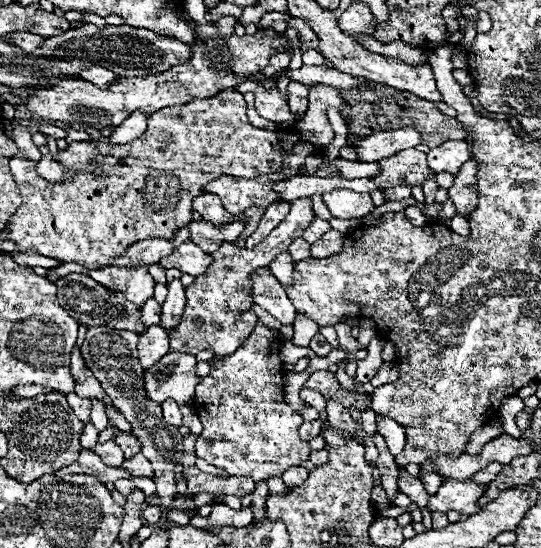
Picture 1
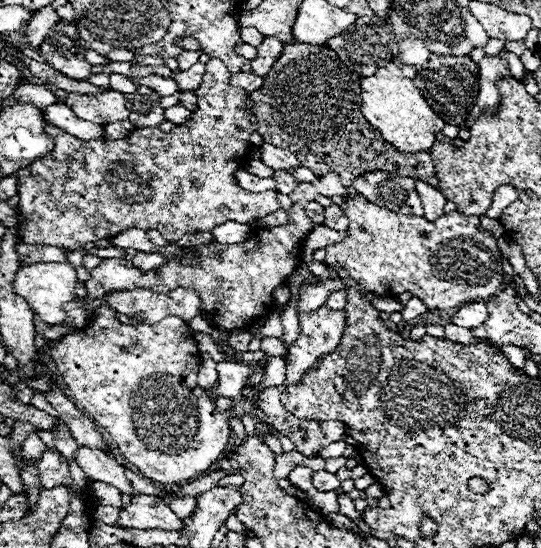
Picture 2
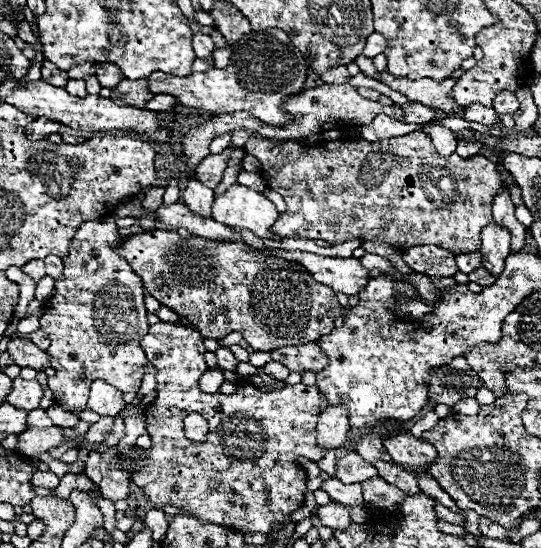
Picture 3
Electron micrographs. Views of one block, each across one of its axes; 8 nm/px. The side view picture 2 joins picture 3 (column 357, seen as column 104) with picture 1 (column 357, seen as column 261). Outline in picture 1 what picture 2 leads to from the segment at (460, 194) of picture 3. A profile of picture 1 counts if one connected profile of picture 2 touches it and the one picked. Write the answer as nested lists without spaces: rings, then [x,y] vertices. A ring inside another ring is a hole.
[[[332,190],[324,194],[324,202],[330,214],[338,220],[362,218],[374,210],[370,194],[354,194],[352,190]]]

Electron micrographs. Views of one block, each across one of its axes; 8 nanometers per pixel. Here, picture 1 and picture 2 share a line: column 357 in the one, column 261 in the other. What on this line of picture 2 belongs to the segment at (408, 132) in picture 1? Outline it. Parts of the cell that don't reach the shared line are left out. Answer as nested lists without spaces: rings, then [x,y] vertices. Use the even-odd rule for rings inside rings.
[[[262,142],[260,150],[262,150],[262,162],[274,170],[292,170],[292,168],[300,166],[300,162],[296,160],[296,156],[290,150],[276,148],[268,142]]]

